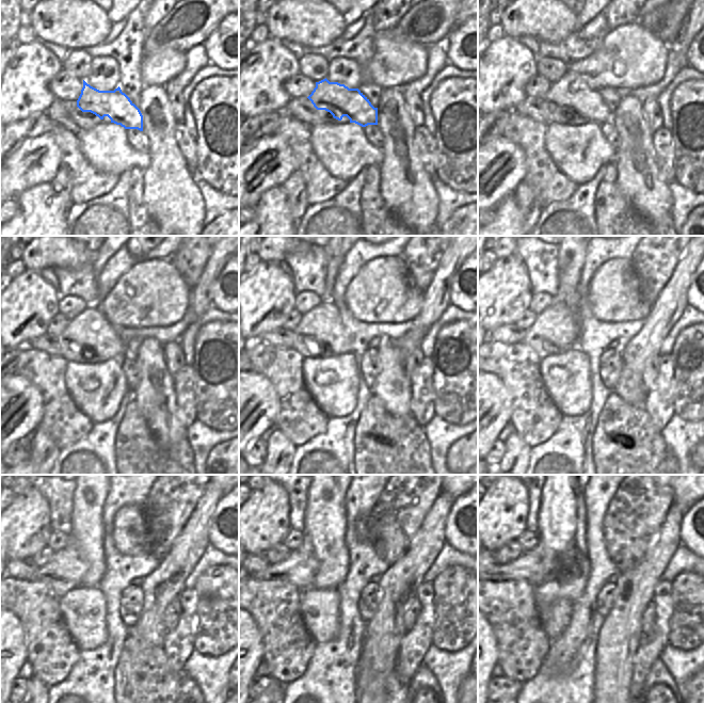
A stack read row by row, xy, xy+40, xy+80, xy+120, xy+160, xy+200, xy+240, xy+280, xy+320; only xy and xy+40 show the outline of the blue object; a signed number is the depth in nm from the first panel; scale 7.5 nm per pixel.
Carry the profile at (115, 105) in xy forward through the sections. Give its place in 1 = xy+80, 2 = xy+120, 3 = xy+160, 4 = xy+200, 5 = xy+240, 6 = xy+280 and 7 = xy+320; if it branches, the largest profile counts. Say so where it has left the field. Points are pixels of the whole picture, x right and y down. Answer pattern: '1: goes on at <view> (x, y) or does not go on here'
1: goes on at xy+80 (571, 94)
2: goes on at xy+120 (90, 330)
3: goes on at xy+160 (321, 328)
4: goes on at xy+200 (558, 326)
5: goes on at xy+240 (65, 571)
6: goes on at xy+280 (299, 569)
7: goes on at xy+320 (528, 566)

